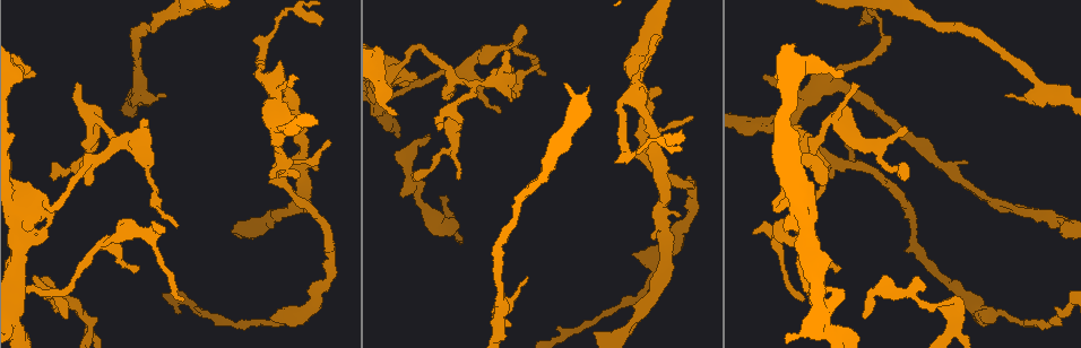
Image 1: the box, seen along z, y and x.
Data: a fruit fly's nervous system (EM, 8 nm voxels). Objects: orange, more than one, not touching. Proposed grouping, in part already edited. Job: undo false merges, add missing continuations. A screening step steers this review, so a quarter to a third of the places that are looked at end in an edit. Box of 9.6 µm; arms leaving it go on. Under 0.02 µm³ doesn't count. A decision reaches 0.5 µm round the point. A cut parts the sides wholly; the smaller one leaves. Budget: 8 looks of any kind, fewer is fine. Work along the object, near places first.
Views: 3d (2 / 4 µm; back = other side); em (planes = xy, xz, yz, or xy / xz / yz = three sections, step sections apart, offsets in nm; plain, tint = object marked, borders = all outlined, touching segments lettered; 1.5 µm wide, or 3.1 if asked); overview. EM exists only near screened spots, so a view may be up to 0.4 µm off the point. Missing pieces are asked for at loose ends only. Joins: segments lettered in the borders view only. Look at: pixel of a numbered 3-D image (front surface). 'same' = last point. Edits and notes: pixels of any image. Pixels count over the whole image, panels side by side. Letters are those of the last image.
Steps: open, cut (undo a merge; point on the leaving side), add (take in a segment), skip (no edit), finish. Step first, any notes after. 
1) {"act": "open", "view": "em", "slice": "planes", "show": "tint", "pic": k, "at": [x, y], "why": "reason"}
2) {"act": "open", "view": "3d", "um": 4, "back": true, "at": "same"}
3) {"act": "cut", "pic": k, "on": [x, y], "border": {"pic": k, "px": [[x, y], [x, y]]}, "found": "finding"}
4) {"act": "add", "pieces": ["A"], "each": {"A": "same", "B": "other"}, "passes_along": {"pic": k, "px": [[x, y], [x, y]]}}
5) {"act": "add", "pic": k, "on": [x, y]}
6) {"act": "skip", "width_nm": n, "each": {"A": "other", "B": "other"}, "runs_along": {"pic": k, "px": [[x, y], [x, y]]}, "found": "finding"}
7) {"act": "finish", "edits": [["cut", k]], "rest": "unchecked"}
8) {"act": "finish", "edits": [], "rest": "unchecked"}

{"act": "open", "view": "3d", "um": 4, "pic": 1, "at": [273, 84], "why": "two arms in line, one across"}

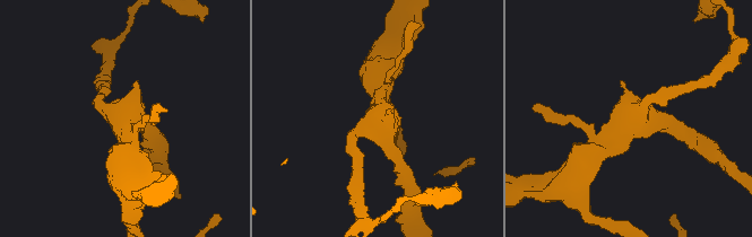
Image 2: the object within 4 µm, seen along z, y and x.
{"act": "open", "view": "em", "slice": "xy", "step": 4, "show": "tint", "pic": 2, "at": [373, 122], "why": "shape alone is not enough"}

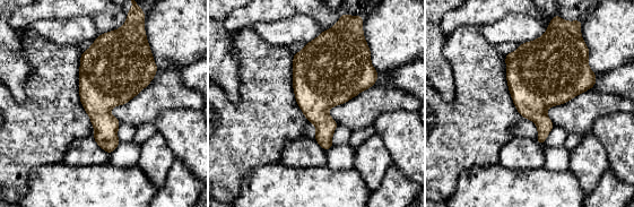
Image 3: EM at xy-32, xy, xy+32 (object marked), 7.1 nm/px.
{"act": "open", "view": "em", "slice": "planes", "show": "borders", "at": "same"}

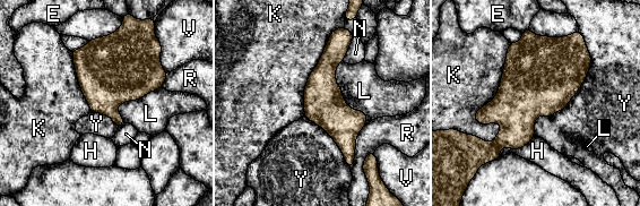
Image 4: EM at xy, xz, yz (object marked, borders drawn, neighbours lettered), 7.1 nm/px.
{"act": "skip", "each": {"E": "other", "H": "other", "K": "other", "L": "other", "N": "other", "R": "other", "V": "other", "Y": "other"}, "border": {"pic": 4, "px": [[334, 29], [308, 79], [303, 116]]}, "found": "one neuron here"}

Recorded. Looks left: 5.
{"act": "open", "view": "em", "slice": "planes", "show": "borders", "pic": 1, "at": [319, 26], "why": "an open end"}

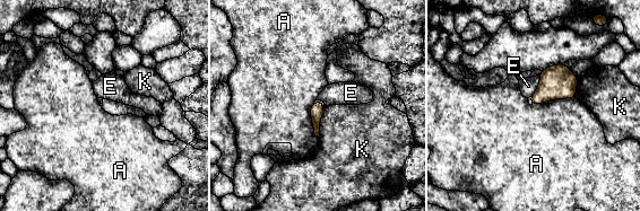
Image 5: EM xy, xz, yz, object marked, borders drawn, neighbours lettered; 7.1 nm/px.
{"act": "skip", "each": {"A": "other", "E": "other", "K": "other"}, "found": "no lettered segment goes on from it"}

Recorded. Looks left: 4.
{"act": "open", "view": "3d", "um": 4, "pic": 1, "at": [545, 74], "why": "an open end"}

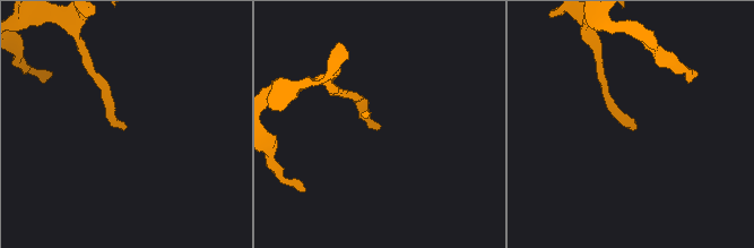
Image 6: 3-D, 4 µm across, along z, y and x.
{"act": "open", "view": "em", "slice": "xz", "step": 8, "show": "borders", "pic": 6, "at": [123, 128], "why": "need the tissue"}

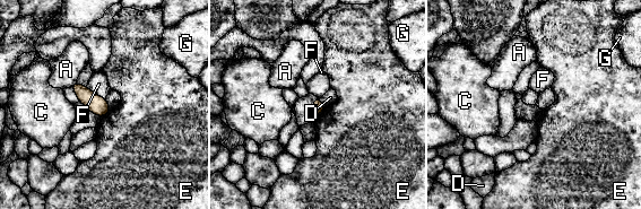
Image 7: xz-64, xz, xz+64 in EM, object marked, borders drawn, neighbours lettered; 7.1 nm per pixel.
{"act": "skip", "width_nm": 80, "each": {"A": "other", "C": "other", "D": "other", "E": "other", "F": "other", "G": "other"}, "border": {"pic": 7, "px": [[319, 98], [325, 107]]}, "found": "no lettered segment goes on from it"}

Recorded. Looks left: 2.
{"act": "finish", "edits": [], "rest": "unchecked"}

